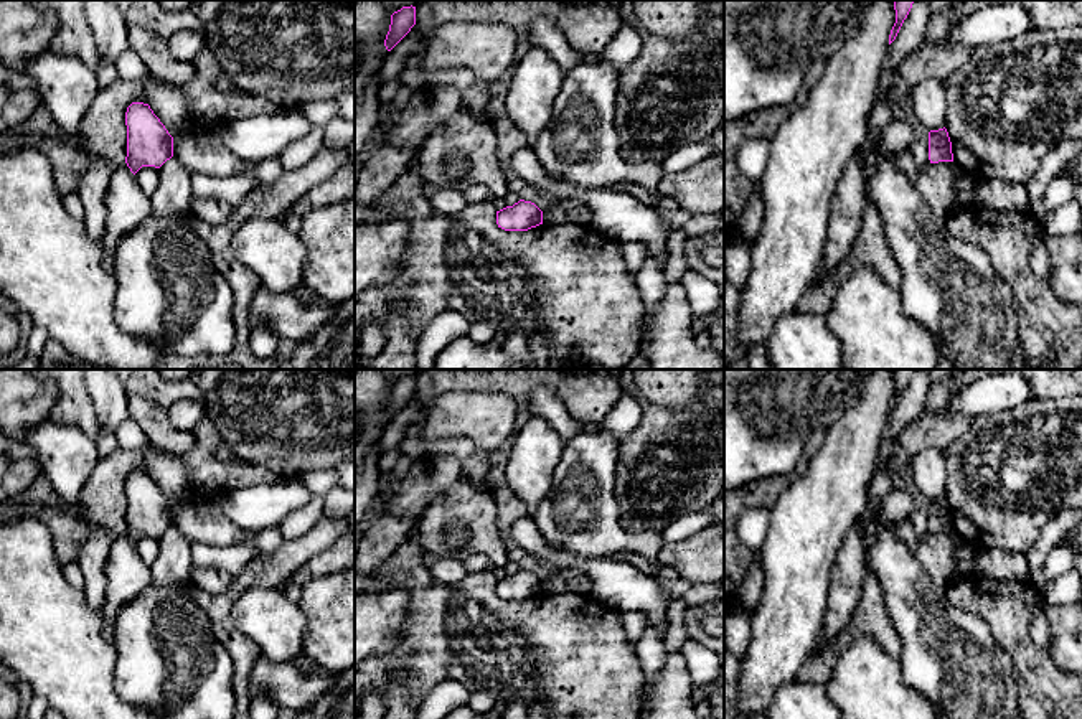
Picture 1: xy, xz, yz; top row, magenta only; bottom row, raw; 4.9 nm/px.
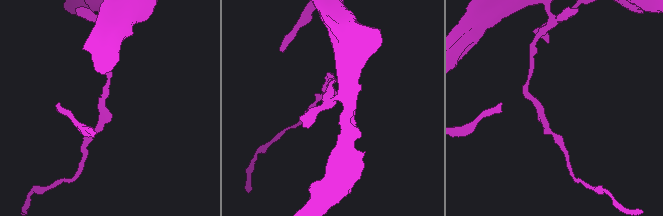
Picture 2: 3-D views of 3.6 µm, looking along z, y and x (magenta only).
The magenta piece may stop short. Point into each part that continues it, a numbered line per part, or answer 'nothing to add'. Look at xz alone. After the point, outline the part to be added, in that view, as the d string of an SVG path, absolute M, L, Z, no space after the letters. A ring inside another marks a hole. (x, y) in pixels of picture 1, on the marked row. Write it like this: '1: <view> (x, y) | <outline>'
nothing to add

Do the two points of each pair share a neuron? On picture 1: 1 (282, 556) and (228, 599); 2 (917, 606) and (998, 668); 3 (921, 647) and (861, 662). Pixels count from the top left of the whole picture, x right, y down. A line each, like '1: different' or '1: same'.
1: same
2: same
3: different

